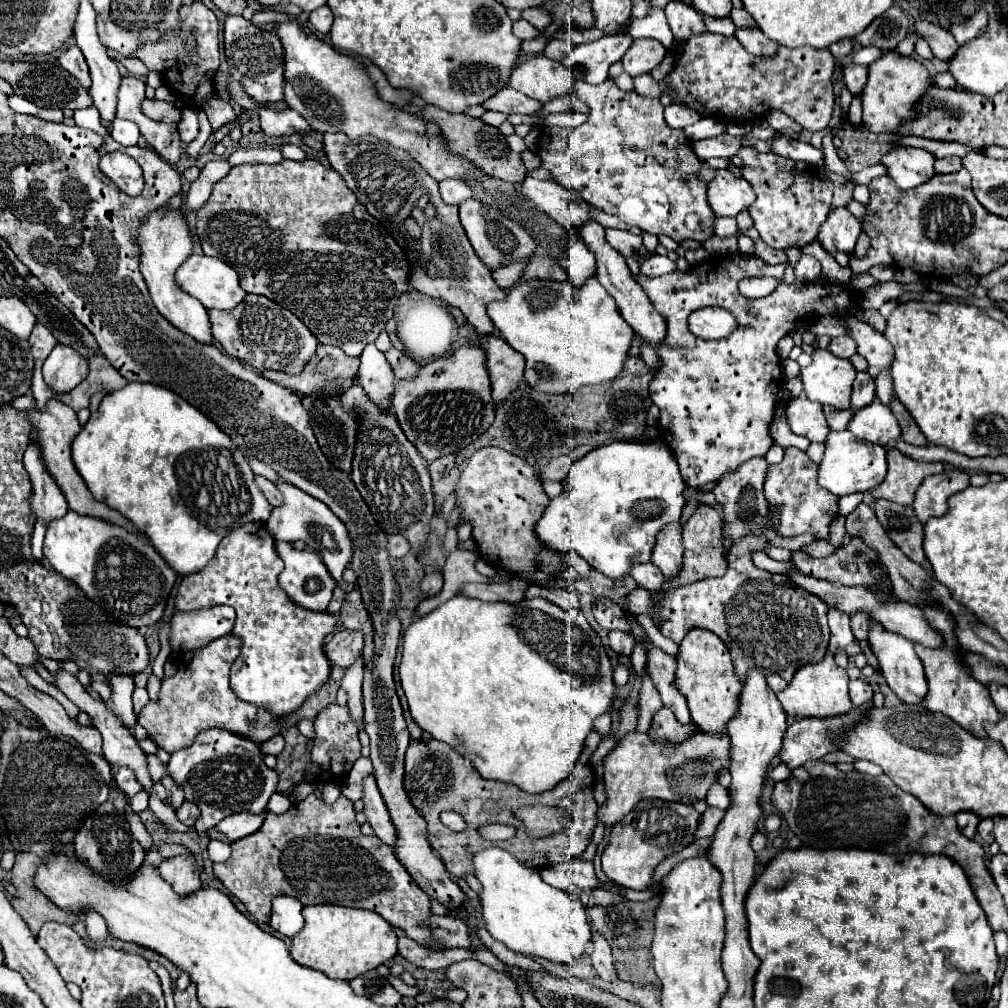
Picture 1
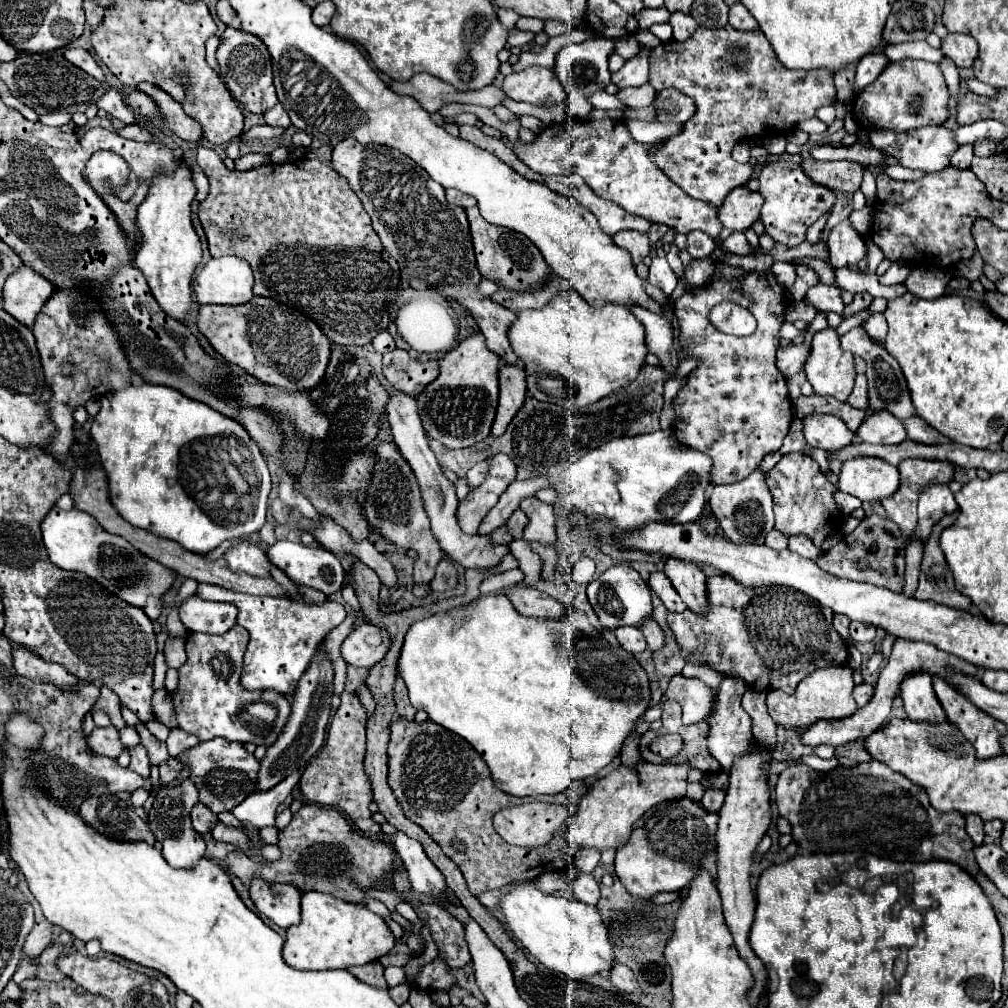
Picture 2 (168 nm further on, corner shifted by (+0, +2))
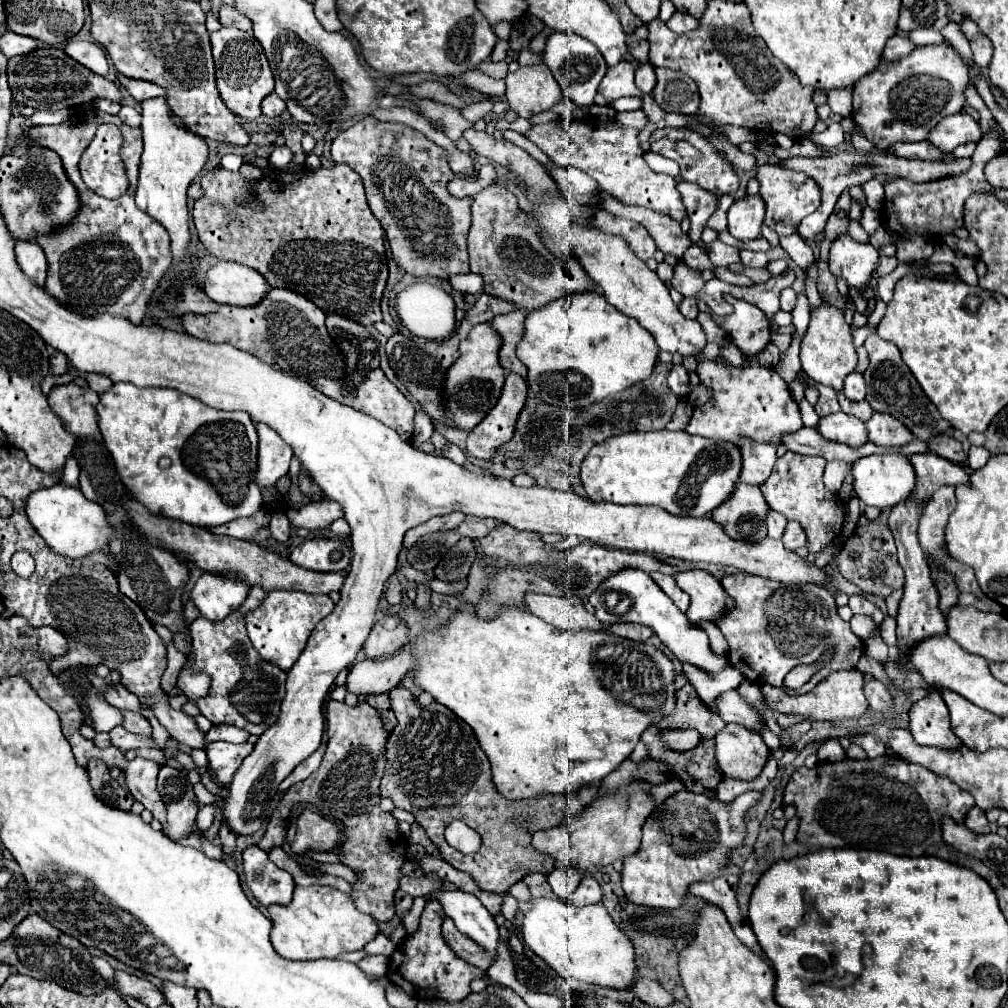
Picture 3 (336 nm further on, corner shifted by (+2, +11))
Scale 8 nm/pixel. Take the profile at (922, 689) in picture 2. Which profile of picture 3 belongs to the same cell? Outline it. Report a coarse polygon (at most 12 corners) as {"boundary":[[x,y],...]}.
{"boundary":[[935,688],[913,704],[909,724],[919,746],[963,746]]}

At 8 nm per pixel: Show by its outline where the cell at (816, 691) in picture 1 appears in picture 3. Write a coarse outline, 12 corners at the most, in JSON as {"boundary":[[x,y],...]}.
{"boundary":[[833,672],[811,692],[789,696],[761,684],[769,706],[811,720],[867,712],[863,674]]}

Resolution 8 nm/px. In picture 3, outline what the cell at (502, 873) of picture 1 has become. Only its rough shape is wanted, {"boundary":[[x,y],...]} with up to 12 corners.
{"boundary":[[531,900],[525,944],[565,980],[631,990],[633,944],[603,904]]}

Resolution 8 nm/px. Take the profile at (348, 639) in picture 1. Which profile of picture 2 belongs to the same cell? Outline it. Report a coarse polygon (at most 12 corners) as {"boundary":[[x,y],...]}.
{"boundary":[[361,623],[343,641],[347,665],[369,669],[389,649],[387,631]]}

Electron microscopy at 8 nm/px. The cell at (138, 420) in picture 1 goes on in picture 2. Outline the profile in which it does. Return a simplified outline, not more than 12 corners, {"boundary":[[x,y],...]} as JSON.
{"boundary":[[171,387],[107,393],[111,505],[205,555],[257,533],[247,431]]}

